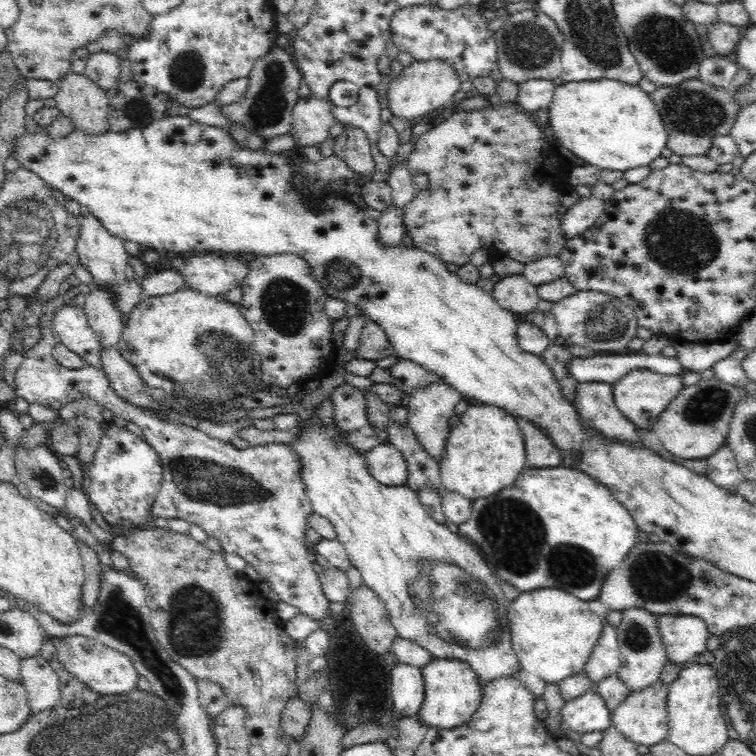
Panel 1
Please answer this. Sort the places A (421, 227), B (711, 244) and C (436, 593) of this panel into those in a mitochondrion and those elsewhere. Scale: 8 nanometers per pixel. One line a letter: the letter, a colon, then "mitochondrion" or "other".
A: other
B: other
C: mitochondrion

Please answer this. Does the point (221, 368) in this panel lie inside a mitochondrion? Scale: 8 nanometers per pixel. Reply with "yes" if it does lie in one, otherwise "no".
yes

